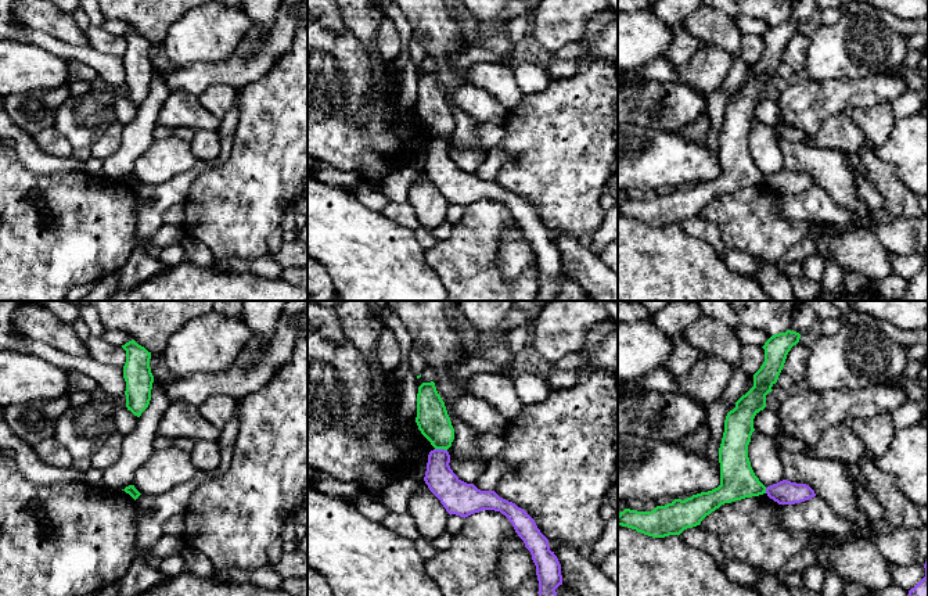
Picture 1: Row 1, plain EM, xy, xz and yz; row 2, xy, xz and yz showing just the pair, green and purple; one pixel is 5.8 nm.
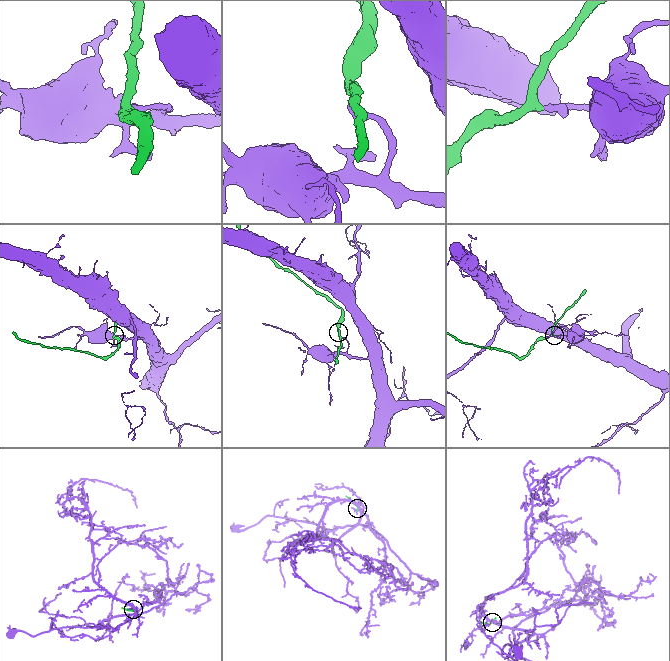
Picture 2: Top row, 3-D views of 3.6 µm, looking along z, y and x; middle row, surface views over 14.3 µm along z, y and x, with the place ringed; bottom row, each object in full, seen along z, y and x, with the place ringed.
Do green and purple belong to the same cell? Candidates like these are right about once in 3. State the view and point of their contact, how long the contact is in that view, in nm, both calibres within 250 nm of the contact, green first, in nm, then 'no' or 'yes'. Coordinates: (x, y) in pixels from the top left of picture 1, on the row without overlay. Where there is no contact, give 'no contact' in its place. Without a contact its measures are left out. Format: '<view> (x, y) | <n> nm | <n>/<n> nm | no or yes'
xz (441, 137) | 70 nm | 190/170 nm | no

